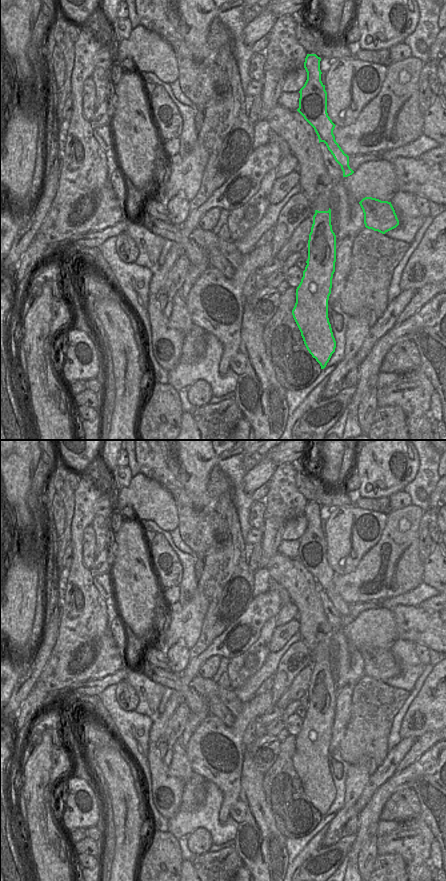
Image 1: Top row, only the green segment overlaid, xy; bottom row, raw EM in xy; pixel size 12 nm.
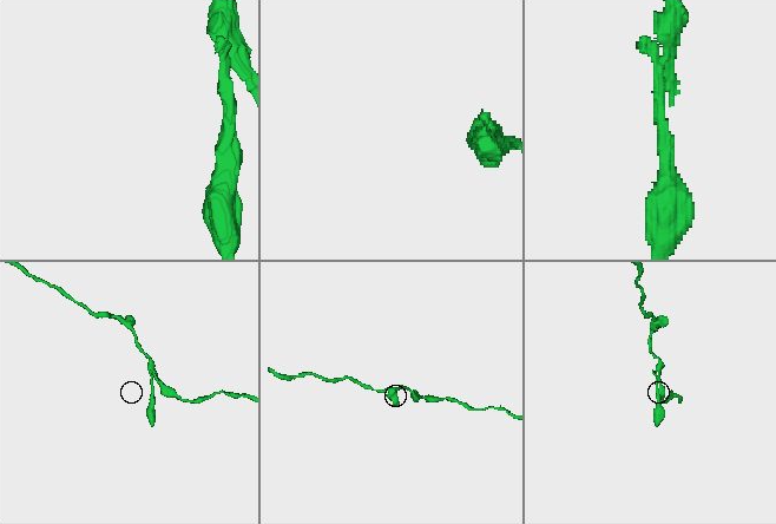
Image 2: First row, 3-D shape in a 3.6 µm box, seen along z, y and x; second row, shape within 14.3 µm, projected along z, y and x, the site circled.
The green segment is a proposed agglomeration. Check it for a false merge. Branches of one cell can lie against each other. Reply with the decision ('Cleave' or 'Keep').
Cleave.

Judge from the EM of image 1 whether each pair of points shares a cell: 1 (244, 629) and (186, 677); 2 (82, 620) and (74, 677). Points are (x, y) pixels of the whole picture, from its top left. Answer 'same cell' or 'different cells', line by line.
1: same cell
2: same cell

